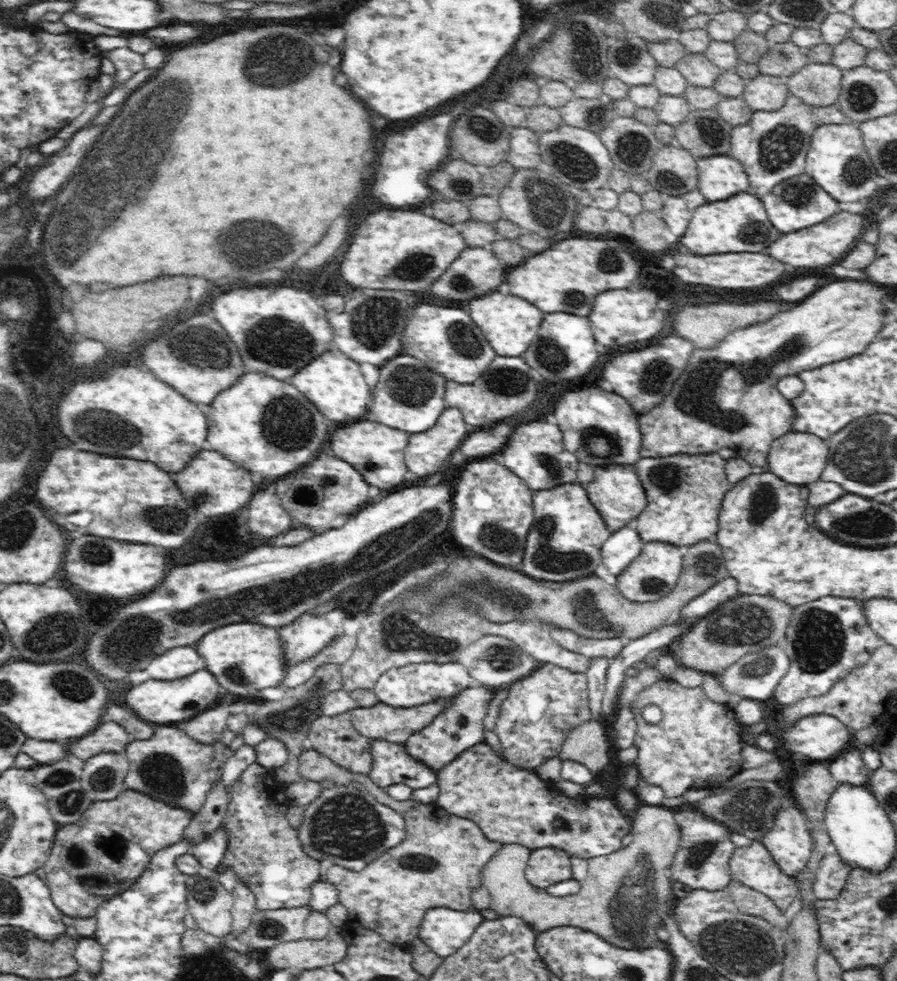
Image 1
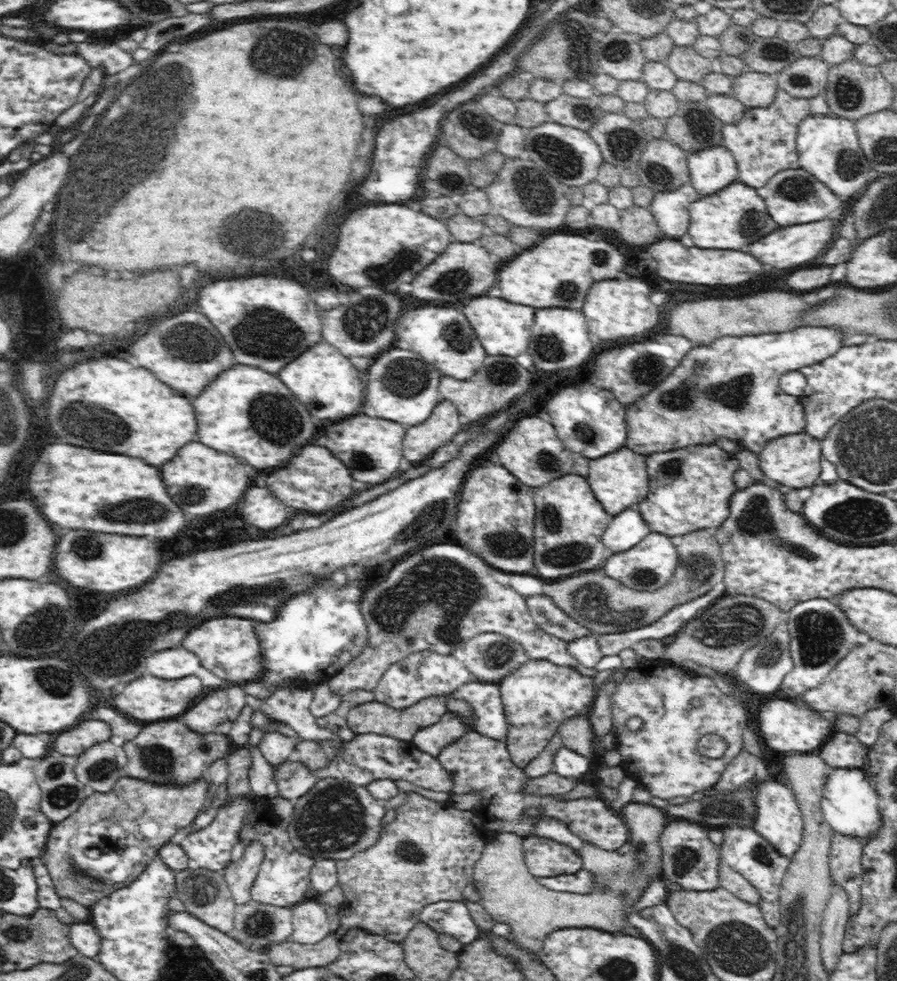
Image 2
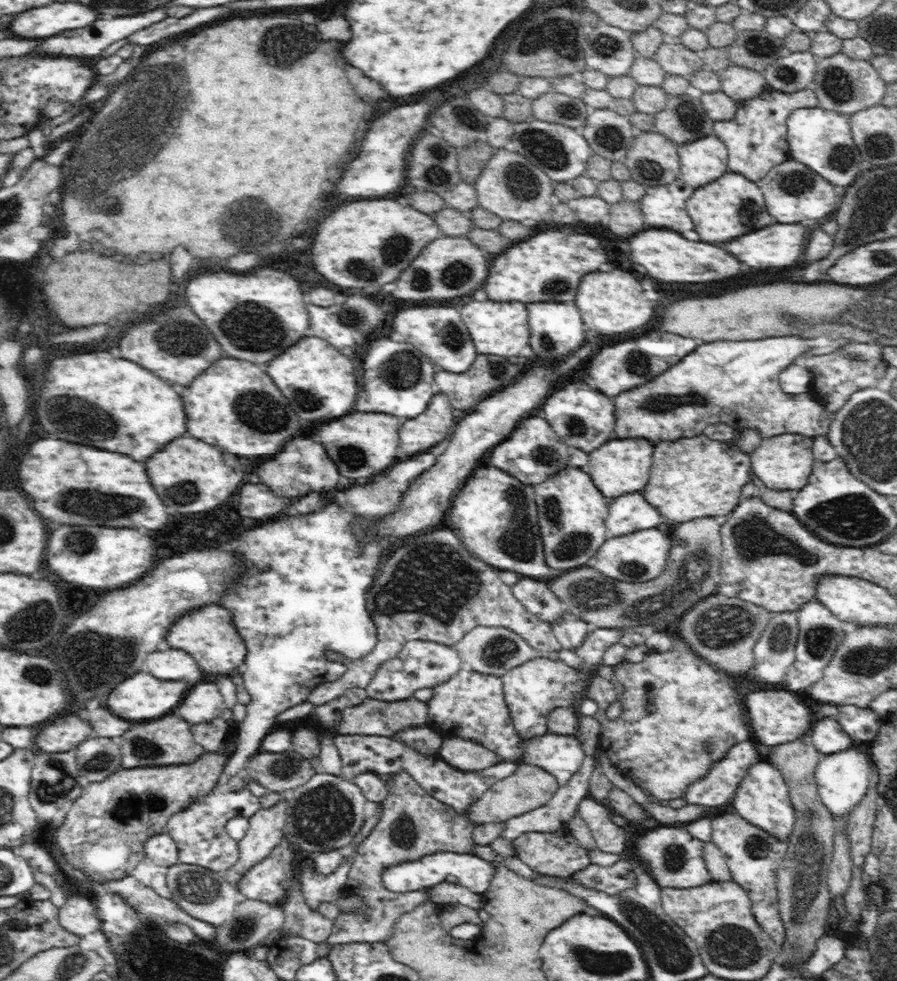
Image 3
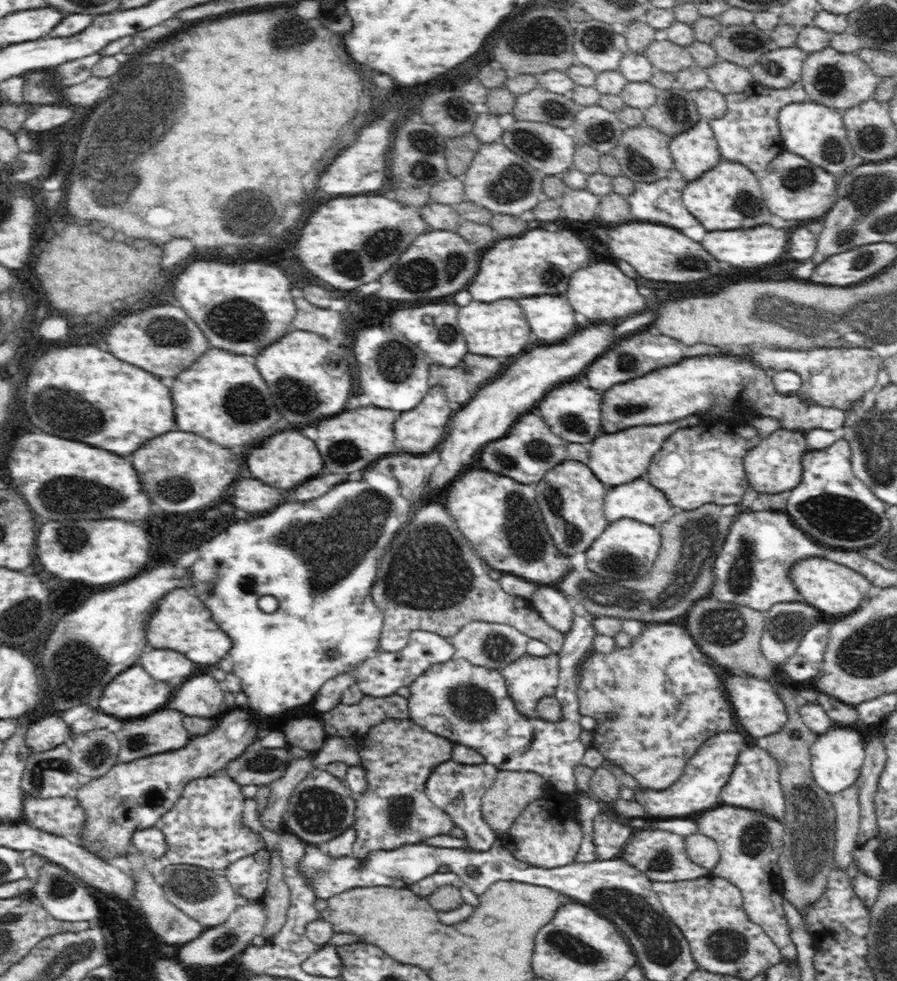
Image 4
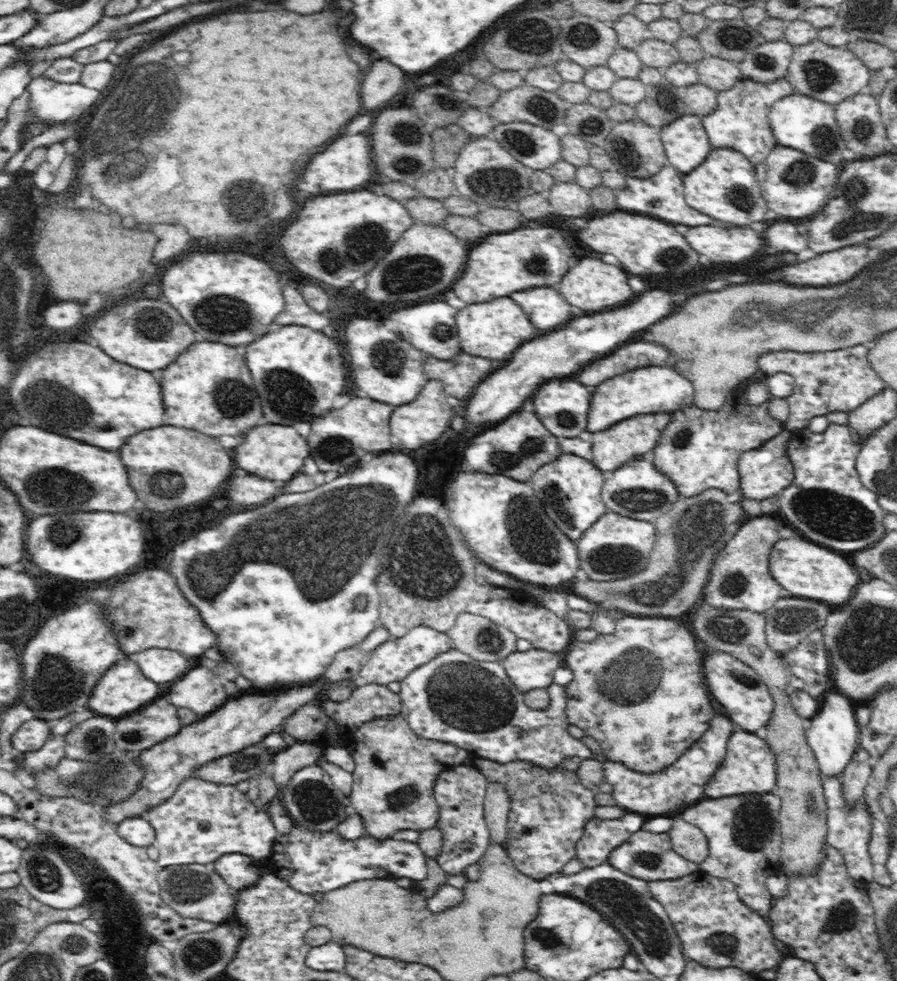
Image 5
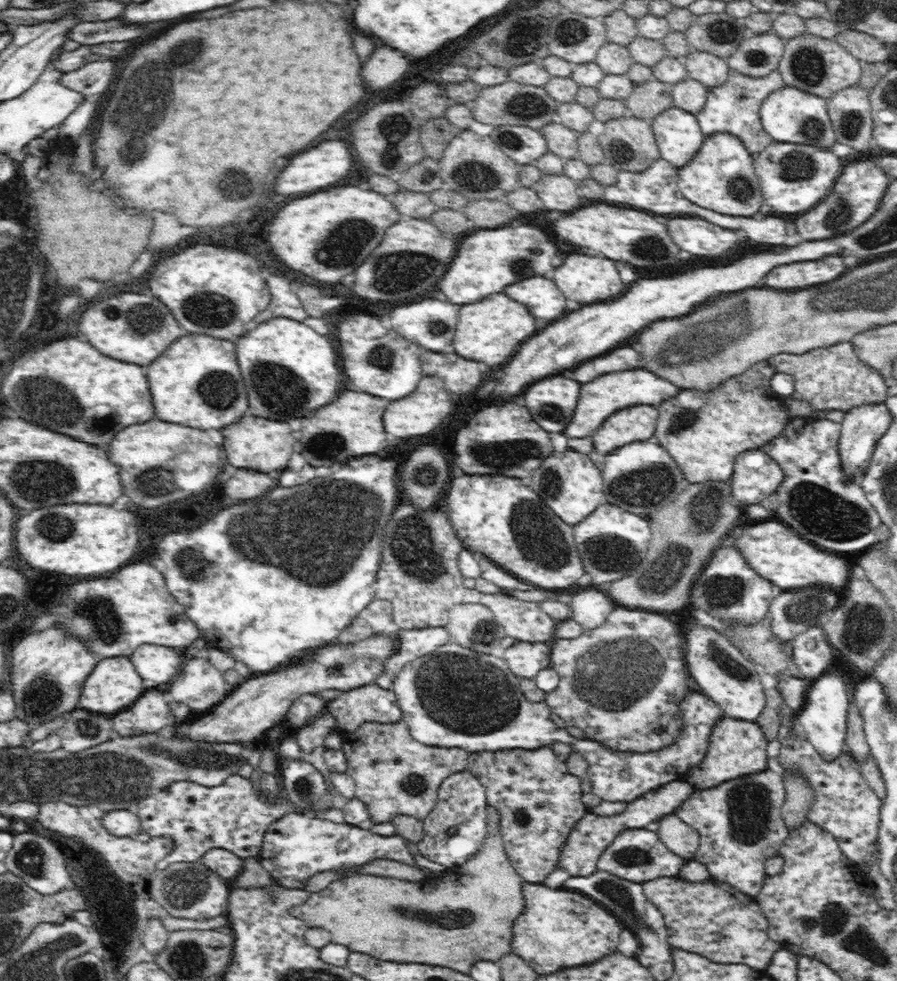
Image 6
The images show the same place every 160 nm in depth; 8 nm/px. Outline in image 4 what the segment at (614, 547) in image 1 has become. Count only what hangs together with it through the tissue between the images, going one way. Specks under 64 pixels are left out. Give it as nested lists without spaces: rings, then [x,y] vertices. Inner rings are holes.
[[[646,476],[618,487],[608,487],[604,504],[608,522],[628,518],[658,526],[675,514],[666,495],[652,486]]]

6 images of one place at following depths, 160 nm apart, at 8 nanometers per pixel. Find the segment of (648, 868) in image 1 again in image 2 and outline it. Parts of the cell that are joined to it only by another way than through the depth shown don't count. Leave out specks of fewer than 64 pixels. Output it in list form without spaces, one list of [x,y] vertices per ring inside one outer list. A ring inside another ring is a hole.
[[[630,802],[621,811],[621,817],[629,828],[629,853],[618,854],[615,850],[604,850],[588,840],[582,841],[578,851],[583,860],[583,869],[599,876],[602,889],[586,894],[558,892],[542,886],[530,874],[522,852],[522,838],[514,833],[494,833],[474,866],[474,885],[480,894],[479,903],[496,922],[510,927],[509,940],[520,948],[540,954],[544,939],[555,930],[566,928],[597,928],[610,933],[624,933],[642,937],[634,926],[626,921],[626,912],[633,908],[634,900],[646,889],[646,884],[657,878],[666,883],[662,875],[661,835],[672,819],[658,807],[648,803]],[[624,922],[624,926],[616,925]],[[628,930],[634,930],[628,932]]]

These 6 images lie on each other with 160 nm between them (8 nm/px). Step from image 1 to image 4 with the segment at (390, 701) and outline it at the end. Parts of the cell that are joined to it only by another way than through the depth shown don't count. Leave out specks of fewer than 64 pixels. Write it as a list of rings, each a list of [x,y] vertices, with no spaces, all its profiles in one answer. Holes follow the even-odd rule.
[[[422,630],[414,631],[408,635],[405,645],[400,650],[377,651],[361,662],[356,668],[358,686],[363,690],[363,694],[376,698],[390,697],[398,688],[410,686],[433,665],[442,665],[442,662],[450,661],[454,652],[454,646],[446,638]]]

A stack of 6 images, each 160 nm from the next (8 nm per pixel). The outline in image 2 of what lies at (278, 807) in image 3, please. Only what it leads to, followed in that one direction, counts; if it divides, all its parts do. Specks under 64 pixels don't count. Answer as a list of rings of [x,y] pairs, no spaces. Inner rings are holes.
[[[254,840],[252,846],[248,846],[239,859],[222,870],[222,876],[233,894],[236,905],[251,901],[252,882],[259,872],[262,859],[263,846],[259,846],[259,842]]]

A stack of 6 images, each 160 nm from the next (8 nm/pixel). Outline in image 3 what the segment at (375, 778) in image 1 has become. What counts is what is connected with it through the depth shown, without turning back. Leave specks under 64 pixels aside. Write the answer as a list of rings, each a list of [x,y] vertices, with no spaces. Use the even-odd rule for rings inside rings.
[[[333,735],[332,740],[342,761],[342,777],[350,780],[363,773],[392,775],[406,771],[430,795],[450,806],[458,814],[469,814],[469,808],[499,780],[511,776],[519,764],[502,761],[480,771],[460,771],[435,755],[423,755],[416,749],[394,741],[393,737],[374,735]]]

